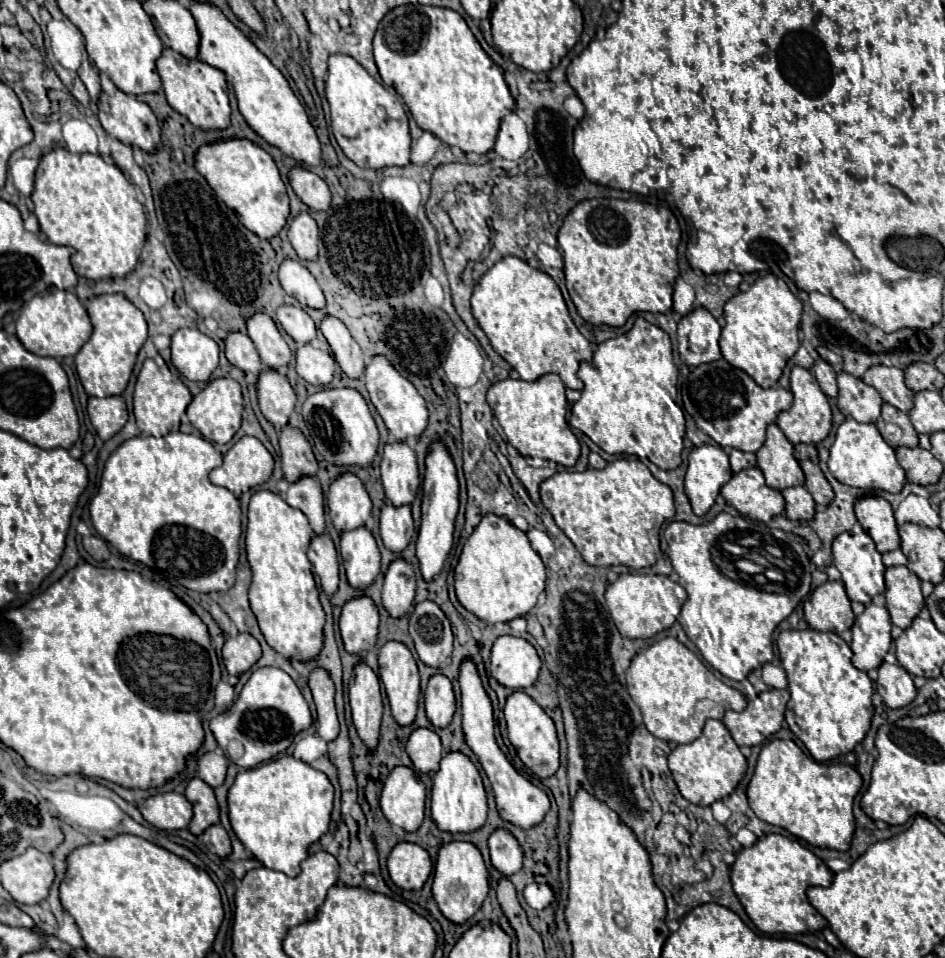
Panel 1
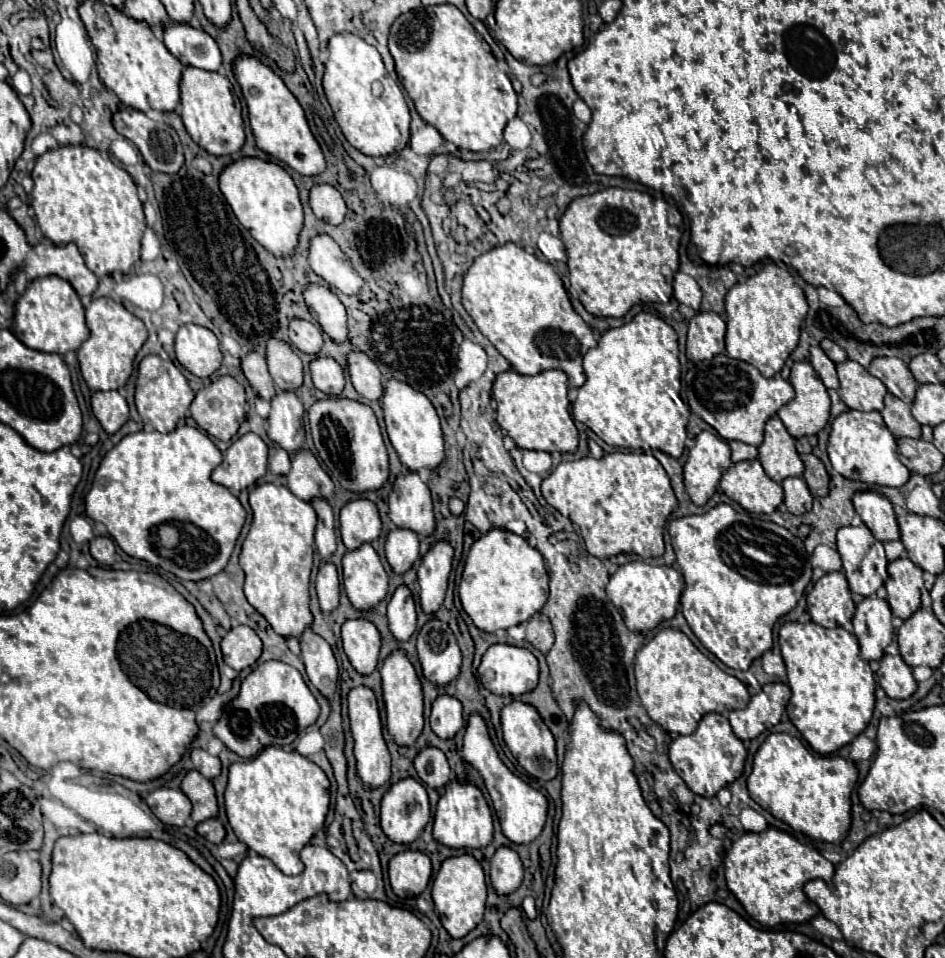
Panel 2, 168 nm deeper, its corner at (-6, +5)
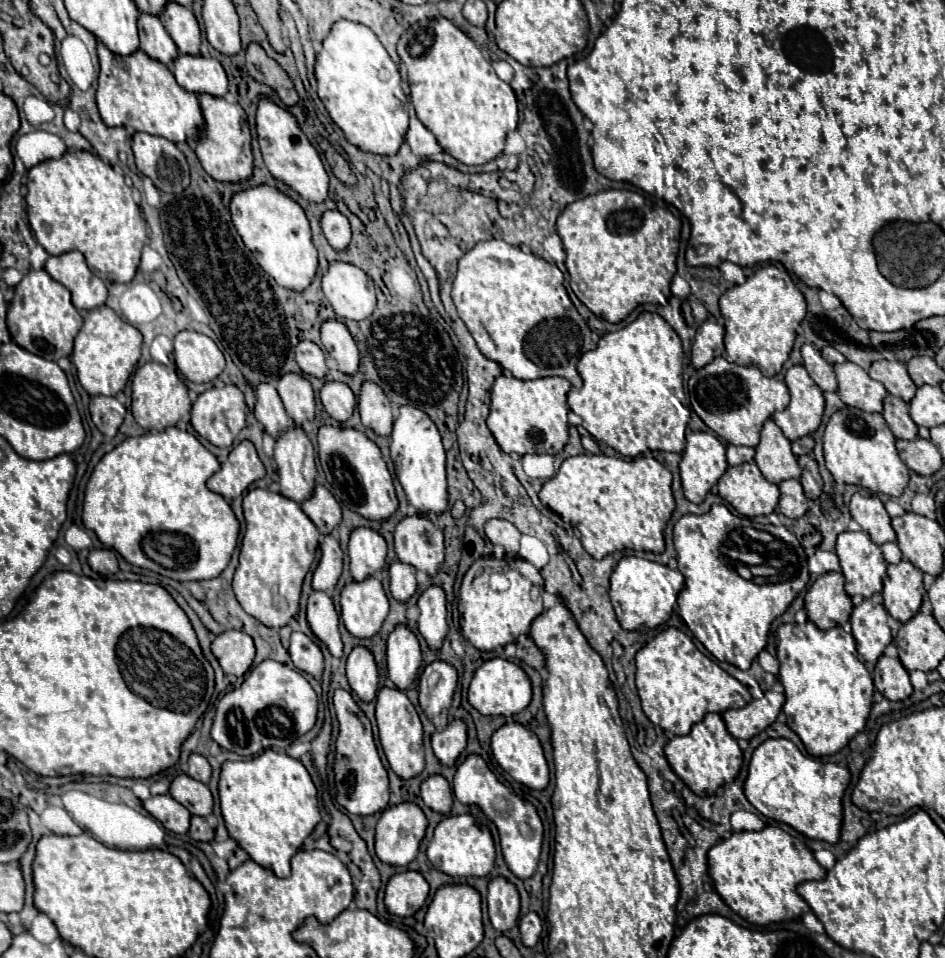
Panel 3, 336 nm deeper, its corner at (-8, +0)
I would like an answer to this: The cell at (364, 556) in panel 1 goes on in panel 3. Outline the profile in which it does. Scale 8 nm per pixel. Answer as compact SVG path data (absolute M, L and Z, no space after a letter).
M376 578L364 580L360 584L348 582L340 594L340 616L346 630L354 638L372 638L374 634L378 634L384 618L388 616L388 598L384 594L382 584Z

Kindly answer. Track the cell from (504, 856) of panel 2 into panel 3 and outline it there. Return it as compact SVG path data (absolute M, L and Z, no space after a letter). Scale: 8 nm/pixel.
M496 878L488 884L488 918L494 930L506 934L518 920L520 896L514 884L504 878Z

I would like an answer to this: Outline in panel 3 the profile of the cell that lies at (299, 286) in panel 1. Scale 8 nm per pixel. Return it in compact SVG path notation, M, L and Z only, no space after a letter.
M324 322L320 332L322 346L338 362L338 370L346 376L354 376L358 372L360 356L348 328L342 322Z

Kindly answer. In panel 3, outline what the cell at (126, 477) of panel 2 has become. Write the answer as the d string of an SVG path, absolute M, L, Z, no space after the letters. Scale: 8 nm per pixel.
M166 428L164 432L146 432L136 438L126 438L96 464L84 492L82 522L106 548L116 550L134 566L178 582L212 580L228 566L240 530L230 504L206 488L206 480L218 470L220 462L216 456L208 452L196 436L184 430Z

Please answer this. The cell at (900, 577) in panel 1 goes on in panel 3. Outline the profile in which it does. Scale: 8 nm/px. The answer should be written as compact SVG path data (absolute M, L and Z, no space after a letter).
M908 560L890 564L884 578L882 596L886 612L902 624L908 622L918 612L924 598L922 572Z

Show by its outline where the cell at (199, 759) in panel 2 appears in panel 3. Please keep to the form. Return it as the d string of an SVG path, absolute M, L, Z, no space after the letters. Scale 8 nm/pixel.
M190 754L190 758L188 758L188 774L190 774L194 780L198 780L198 782L208 784L210 774L212 774L212 768L210 768L210 764L208 764L208 760L206 760L204 756L200 756L200 754Z

